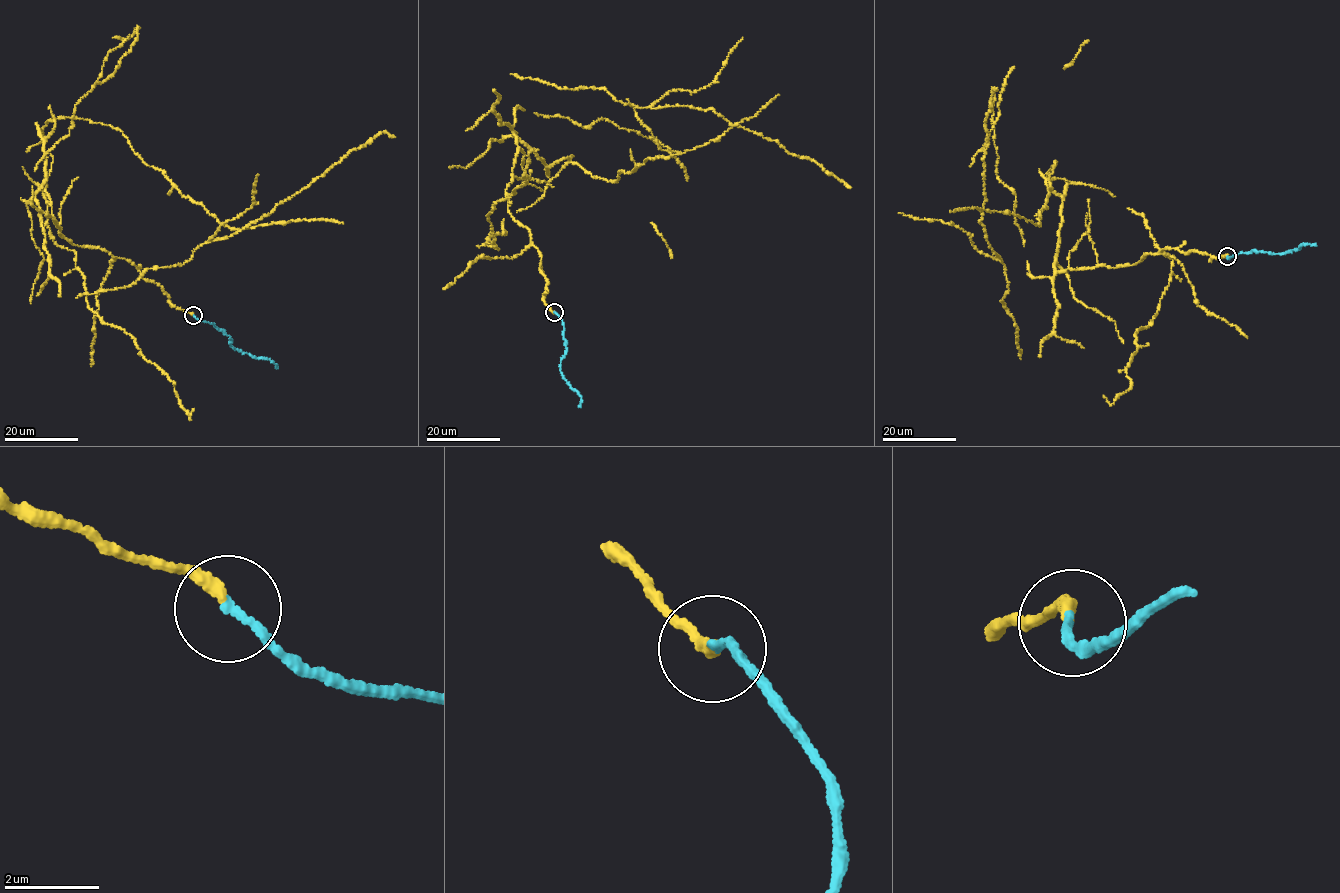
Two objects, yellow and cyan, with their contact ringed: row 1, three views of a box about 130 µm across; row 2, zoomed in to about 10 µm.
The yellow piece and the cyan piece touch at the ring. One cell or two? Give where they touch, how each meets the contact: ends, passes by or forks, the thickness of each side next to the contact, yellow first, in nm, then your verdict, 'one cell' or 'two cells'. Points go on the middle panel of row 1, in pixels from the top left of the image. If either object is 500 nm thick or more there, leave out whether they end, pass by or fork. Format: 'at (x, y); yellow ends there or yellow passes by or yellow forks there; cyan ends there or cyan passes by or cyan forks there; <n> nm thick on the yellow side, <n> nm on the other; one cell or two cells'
at (554, 312); yellow ends there; cyan ends there; 240 nm thick on the yellow side, 180 nm on the other; one cell

